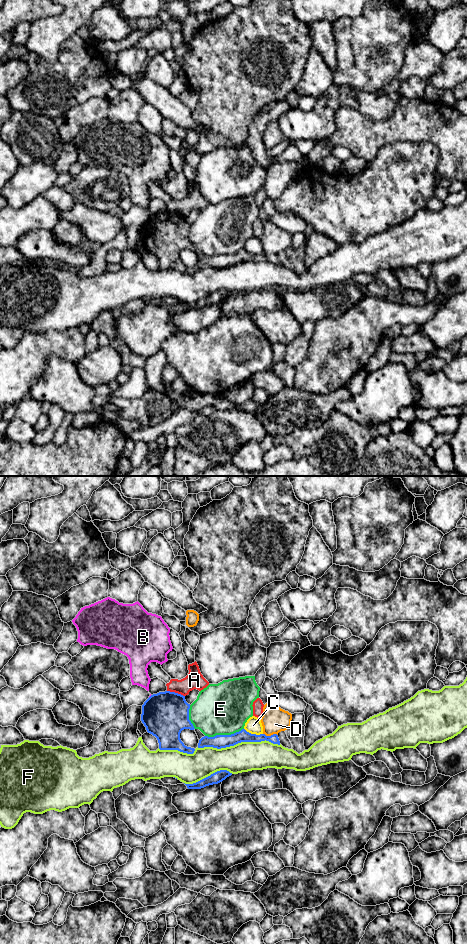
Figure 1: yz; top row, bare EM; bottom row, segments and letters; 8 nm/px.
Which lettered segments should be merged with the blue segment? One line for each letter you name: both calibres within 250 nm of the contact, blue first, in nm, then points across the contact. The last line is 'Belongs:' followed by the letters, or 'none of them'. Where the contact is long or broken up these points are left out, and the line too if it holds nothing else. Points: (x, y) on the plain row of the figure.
Belongs: none of them

